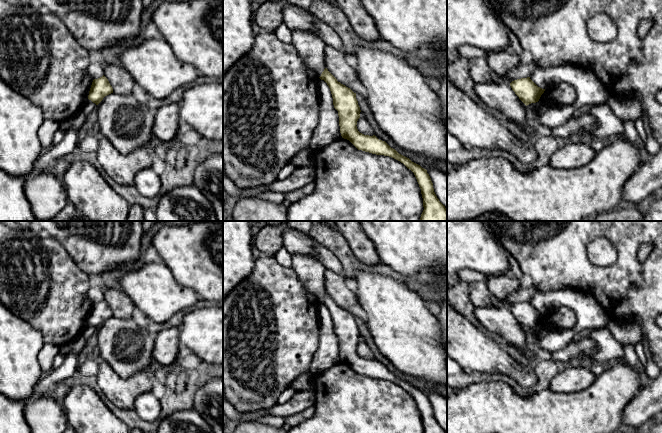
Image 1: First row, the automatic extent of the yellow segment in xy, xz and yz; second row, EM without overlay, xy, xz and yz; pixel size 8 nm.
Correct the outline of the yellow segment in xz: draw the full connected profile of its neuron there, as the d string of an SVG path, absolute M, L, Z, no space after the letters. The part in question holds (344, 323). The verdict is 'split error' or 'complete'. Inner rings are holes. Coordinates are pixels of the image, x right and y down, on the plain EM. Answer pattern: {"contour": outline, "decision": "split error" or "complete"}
{"contour": "M327 292L324 293L319 302L324 304L330 312L334 332L338 335L342 362L349 364L358 374L389 380L403 387L414 397L417 403L421 413L424 433L446 433L437 422L433 407L426 393L399 378L385 365L379 364L375 359L364 359L358 355L356 349L360 342L361 334L356 323L356 317L338 306Z", "decision": "complete"}

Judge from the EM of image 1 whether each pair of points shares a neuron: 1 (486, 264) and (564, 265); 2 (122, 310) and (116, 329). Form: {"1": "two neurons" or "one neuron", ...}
{"1": "two neurons", "2": "two neurons"}

